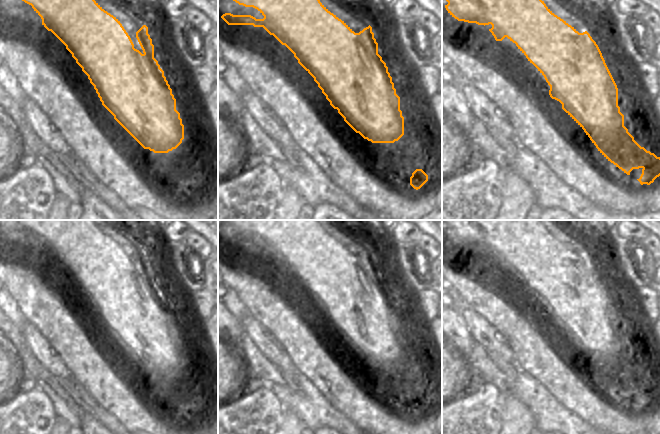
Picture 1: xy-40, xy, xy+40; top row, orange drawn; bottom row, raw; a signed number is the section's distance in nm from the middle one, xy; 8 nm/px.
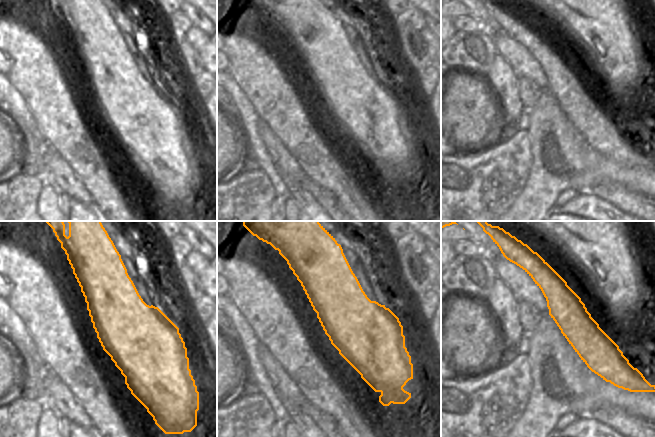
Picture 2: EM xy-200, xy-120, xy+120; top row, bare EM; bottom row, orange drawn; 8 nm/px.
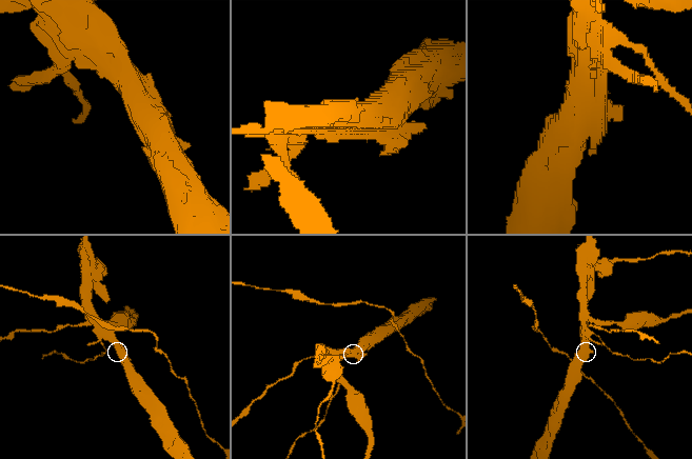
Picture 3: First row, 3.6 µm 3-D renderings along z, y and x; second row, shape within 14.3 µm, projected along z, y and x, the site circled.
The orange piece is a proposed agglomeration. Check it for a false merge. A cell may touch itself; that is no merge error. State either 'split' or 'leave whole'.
split

